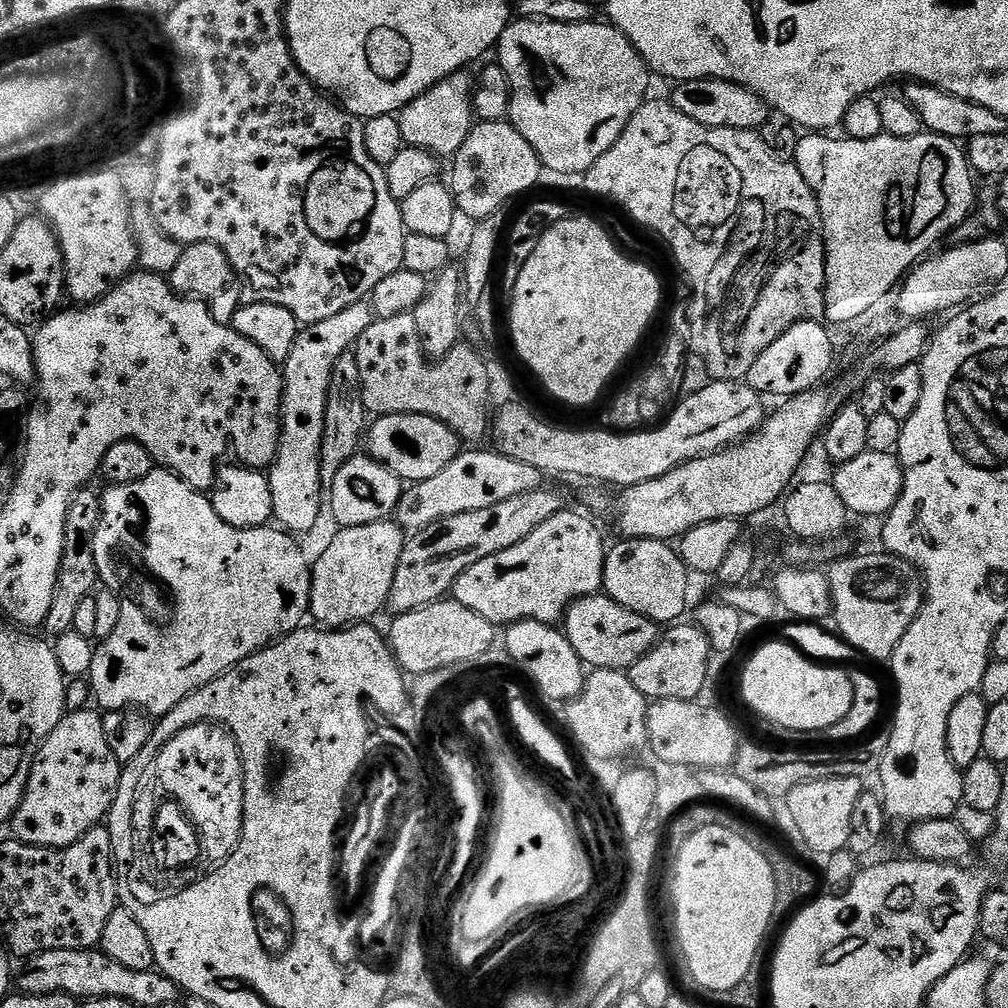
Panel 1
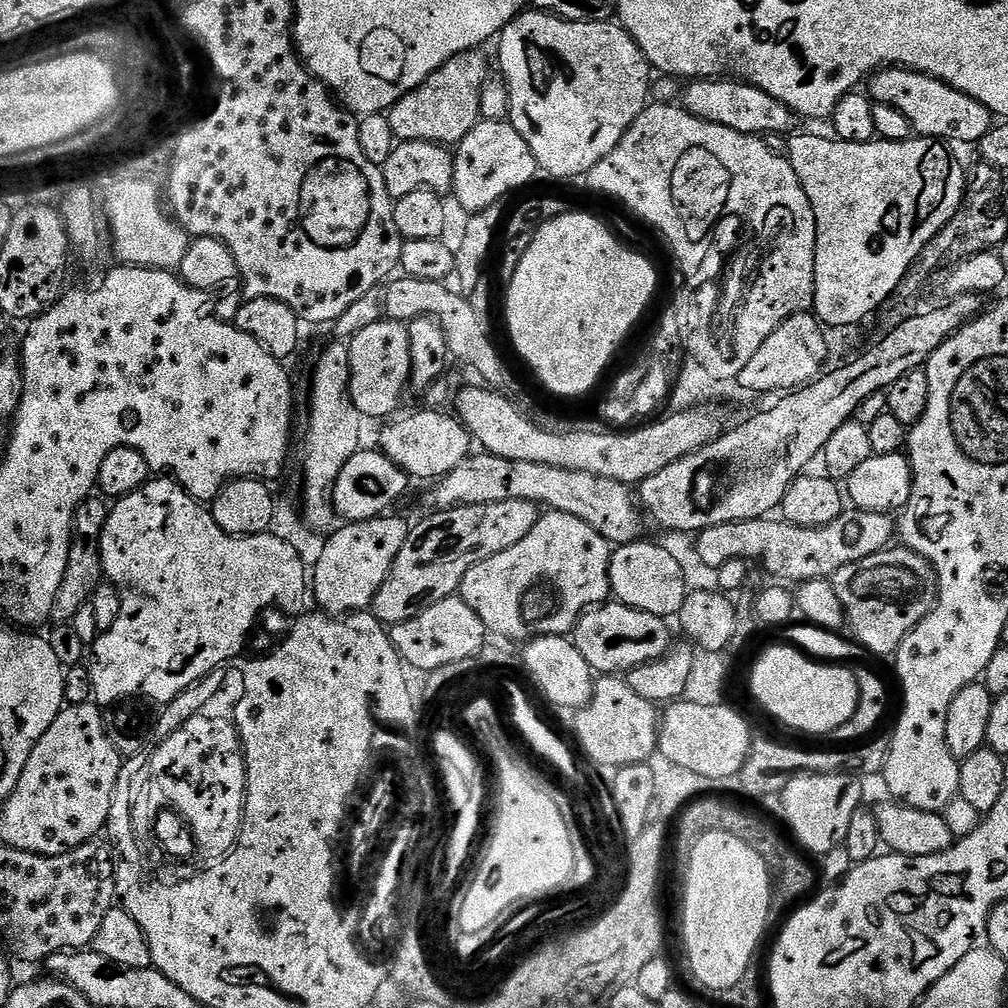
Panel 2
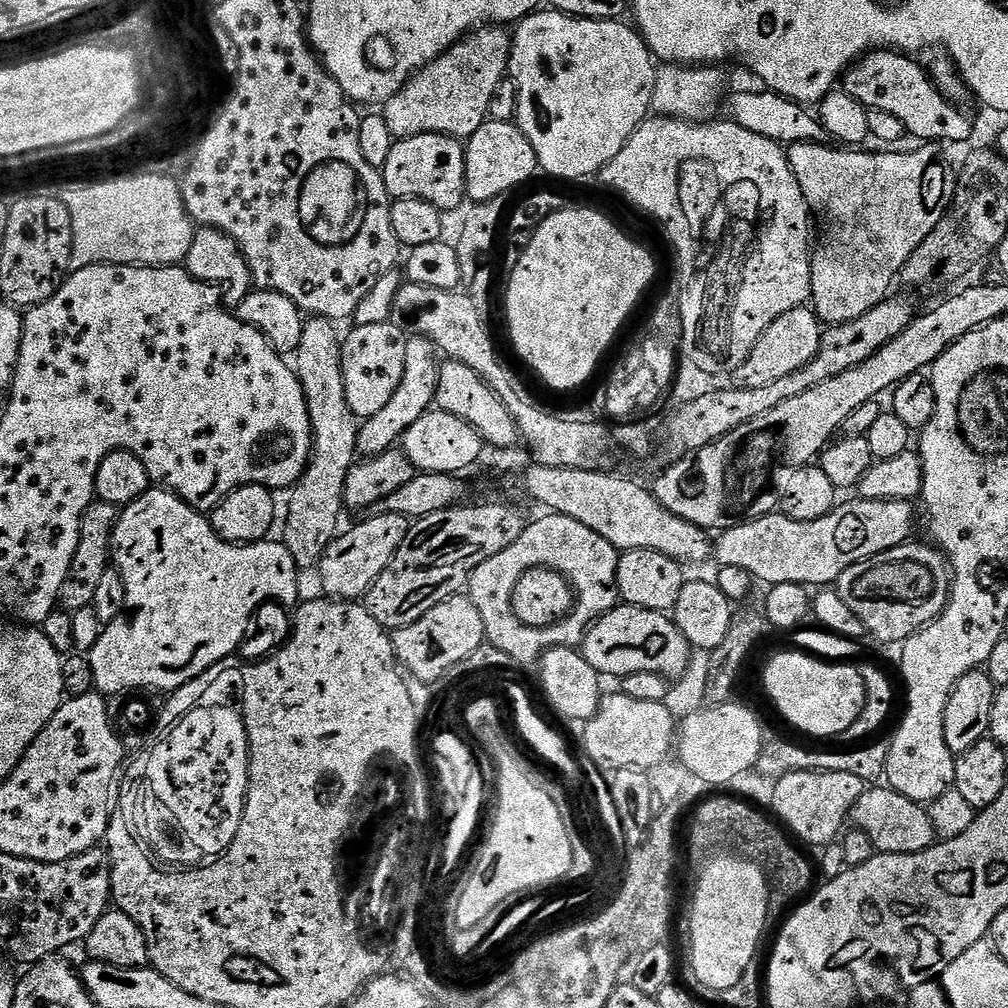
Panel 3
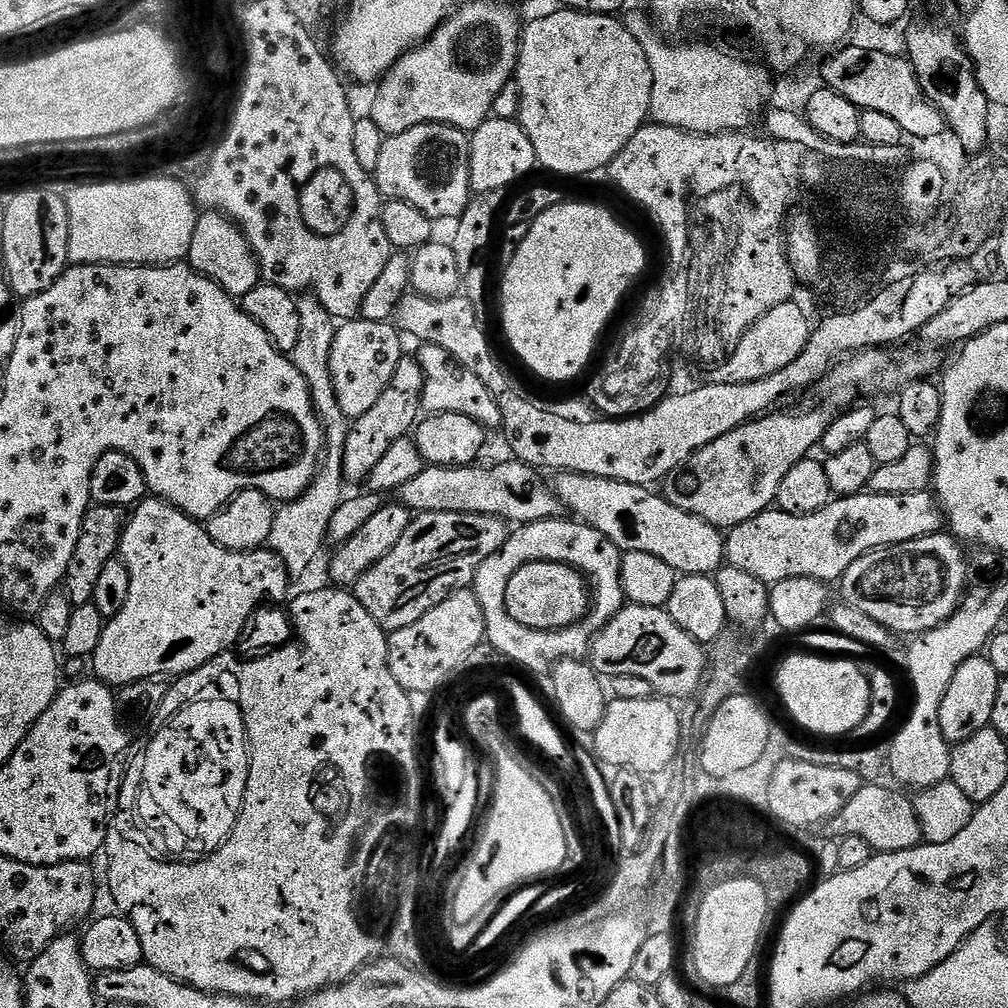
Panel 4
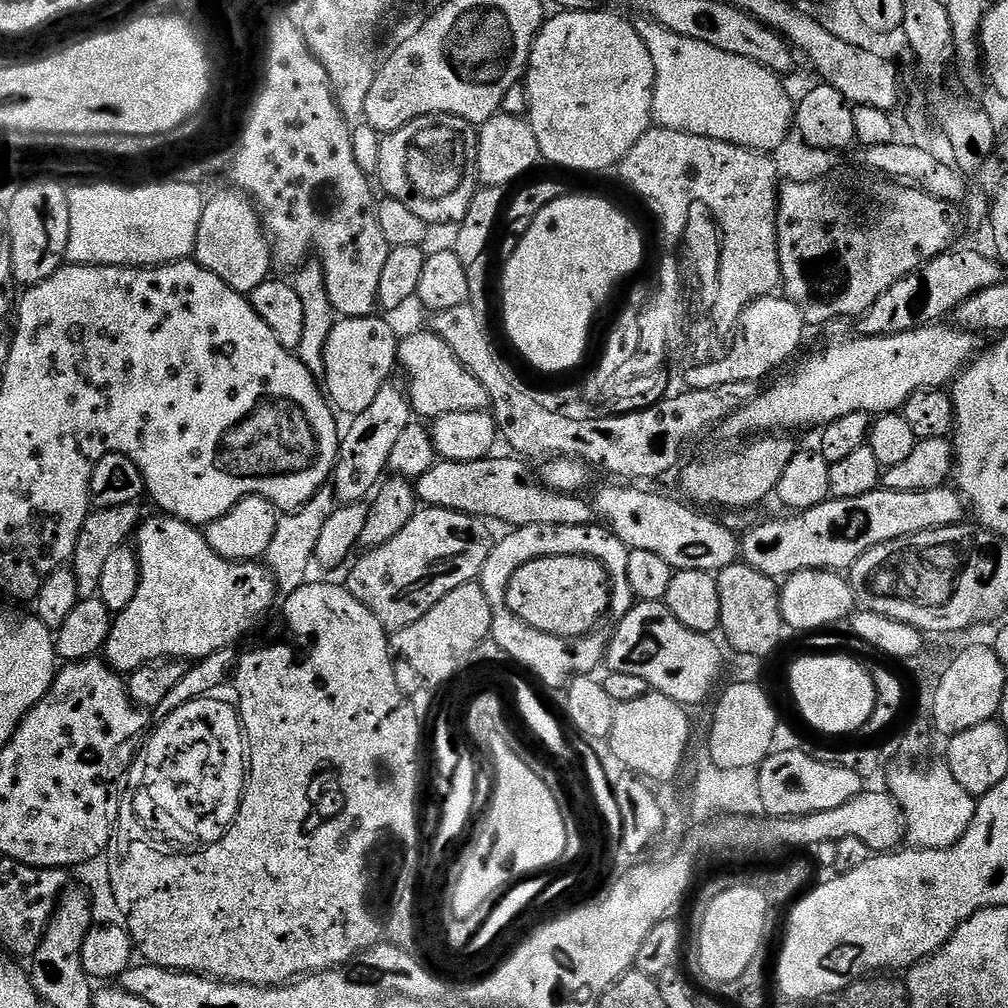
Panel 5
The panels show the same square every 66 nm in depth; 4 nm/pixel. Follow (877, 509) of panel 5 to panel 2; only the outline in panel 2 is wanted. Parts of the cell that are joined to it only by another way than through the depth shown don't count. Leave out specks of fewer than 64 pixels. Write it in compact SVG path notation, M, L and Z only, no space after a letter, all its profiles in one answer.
M846 510L821 528L803 528L780 518L772 519L776 518L743 520L704 529L695 537L697 558L709 570L726 566L728 560L759 562L769 577L780 579L777 581L803 582L830 578L842 566L884 551L894 540L894 520L887 512Z

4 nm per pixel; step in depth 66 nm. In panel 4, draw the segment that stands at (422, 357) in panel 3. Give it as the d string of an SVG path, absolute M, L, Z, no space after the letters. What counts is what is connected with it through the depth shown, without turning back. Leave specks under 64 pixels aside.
M405 354L398 362L398 370L394 370L390 386L382 390L382 398L378 398L378 402L374 402L374 406L371 410L366 410L366 414L351 421L342 460L344 479L349 485L363 485L378 462L382 462L386 450L390 450L390 446L394 446L398 438L409 435L415 429L422 416L423 403L424 371L415 355Z

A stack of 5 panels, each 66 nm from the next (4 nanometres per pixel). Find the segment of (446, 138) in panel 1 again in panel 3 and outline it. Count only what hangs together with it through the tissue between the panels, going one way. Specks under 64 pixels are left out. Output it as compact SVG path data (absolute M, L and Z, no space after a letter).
M481 26L460 37L438 59L412 75L394 98L383 105L382 115L386 126L390 126L390 134L396 140L418 134L473 136L489 119L490 98L494 98L498 82L509 75L511 53L511 35L500 26Z

